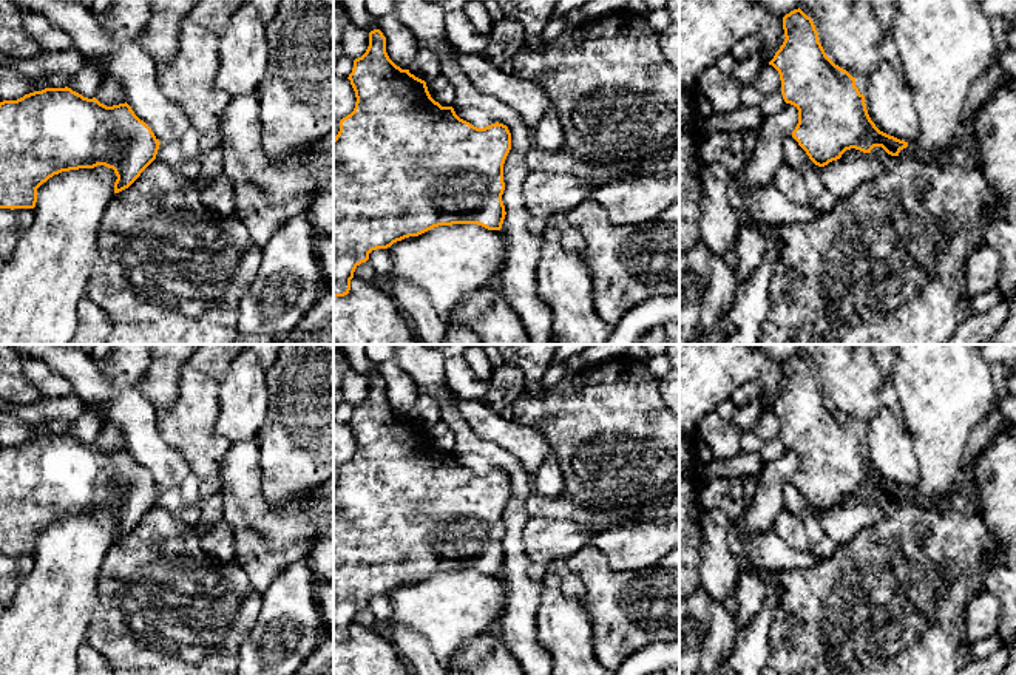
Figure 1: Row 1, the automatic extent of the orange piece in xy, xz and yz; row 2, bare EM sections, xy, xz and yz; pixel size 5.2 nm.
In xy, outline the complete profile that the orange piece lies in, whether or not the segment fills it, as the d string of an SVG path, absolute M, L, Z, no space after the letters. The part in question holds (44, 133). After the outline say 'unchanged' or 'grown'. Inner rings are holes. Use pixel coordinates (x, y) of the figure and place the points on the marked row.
M45 88L0 102L0 209L34 209L37 188L54 175L105 165L117 179L114 193L128 188L156 159L161 142L125 103L107 107L71 88Z; unchanged

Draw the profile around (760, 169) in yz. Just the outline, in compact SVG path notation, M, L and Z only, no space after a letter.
M786 103L777 114L766 117L757 133L754 154L737 173L740 188L746 193L770 184L784 165L784 141L798 124L797 107Z

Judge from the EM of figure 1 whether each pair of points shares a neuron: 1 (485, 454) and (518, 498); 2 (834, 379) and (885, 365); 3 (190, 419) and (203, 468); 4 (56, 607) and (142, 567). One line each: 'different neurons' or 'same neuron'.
1: same neuron
2: different neurons
3: same neuron
4: different neurons

